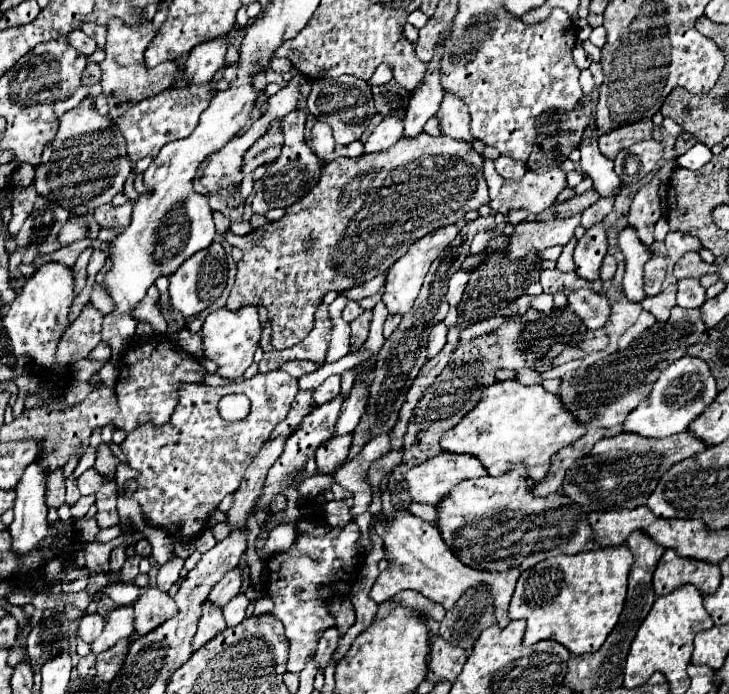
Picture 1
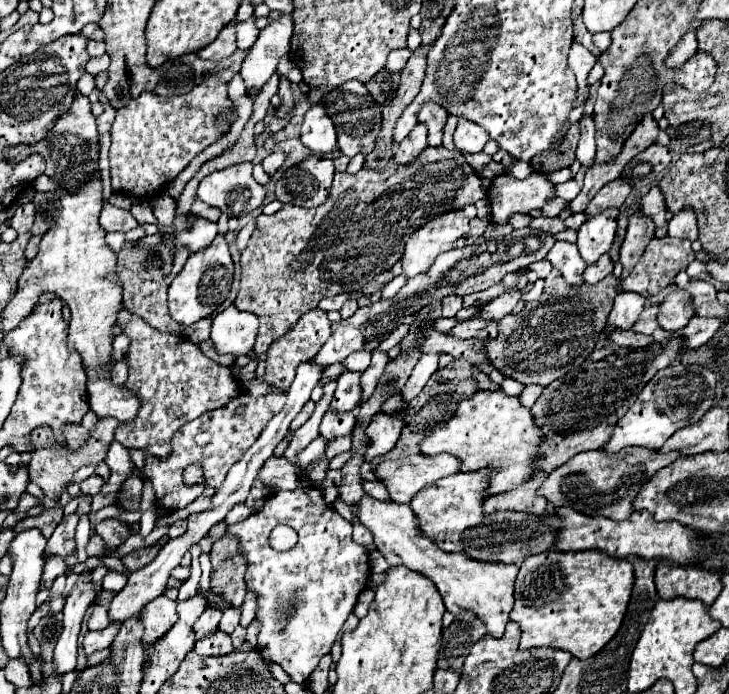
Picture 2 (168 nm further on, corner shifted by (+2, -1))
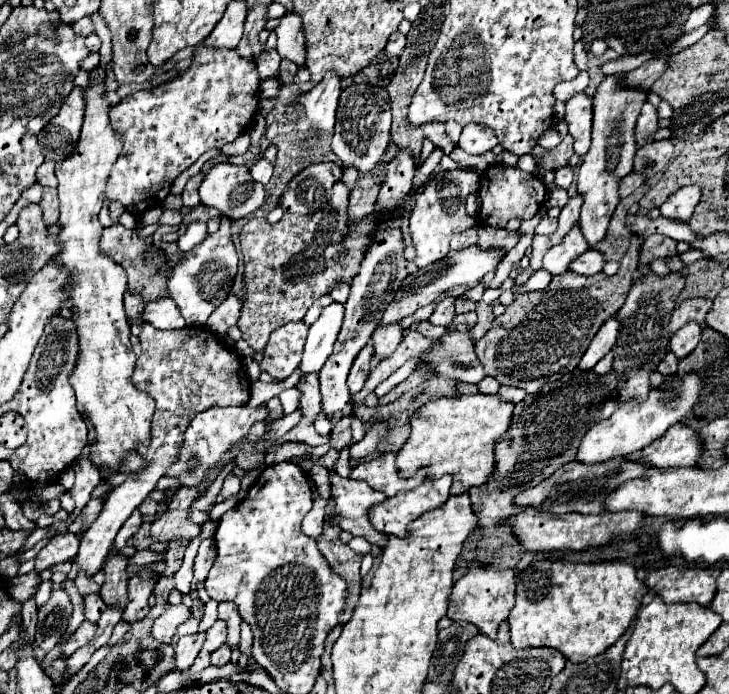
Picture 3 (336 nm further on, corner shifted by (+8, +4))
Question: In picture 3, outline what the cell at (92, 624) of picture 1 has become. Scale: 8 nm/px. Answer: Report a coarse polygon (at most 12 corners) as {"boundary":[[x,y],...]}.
{"boundary":[[85,596],[85,618],[97,622],[107,606],[101,596]]}

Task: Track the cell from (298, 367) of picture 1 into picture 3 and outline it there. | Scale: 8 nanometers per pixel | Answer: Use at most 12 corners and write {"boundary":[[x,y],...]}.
{"boundary":[[503,248],[451,250],[409,274],[387,304],[399,322],[455,286],[479,286]]}

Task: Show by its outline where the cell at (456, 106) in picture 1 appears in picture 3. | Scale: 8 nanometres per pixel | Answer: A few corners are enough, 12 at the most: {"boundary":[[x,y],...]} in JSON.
{"boundary":[[463,126],[457,146],[483,154],[497,146],[497,136],[485,126]]}

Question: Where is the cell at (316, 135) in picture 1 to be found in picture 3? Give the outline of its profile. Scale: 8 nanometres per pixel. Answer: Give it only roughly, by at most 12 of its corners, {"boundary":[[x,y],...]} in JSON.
{"boundary":[[325,78],[303,96],[317,132],[333,130],[341,78]]}

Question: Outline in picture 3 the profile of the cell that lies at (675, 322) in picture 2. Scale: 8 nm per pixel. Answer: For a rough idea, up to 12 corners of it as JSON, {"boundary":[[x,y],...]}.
{"boundary":[[687,298],[675,306],[669,332],[687,322],[705,328],[709,298]]}

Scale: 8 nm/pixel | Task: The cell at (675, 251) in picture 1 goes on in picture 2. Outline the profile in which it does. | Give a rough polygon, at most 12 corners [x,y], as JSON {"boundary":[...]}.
{"boundary":[[685,207],[669,221],[667,235],[695,241],[697,217]]}

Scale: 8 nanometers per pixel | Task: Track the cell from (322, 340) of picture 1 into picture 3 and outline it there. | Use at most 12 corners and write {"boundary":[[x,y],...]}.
{"boundary":[[309,326],[277,328],[261,370],[285,380],[299,366]]}

